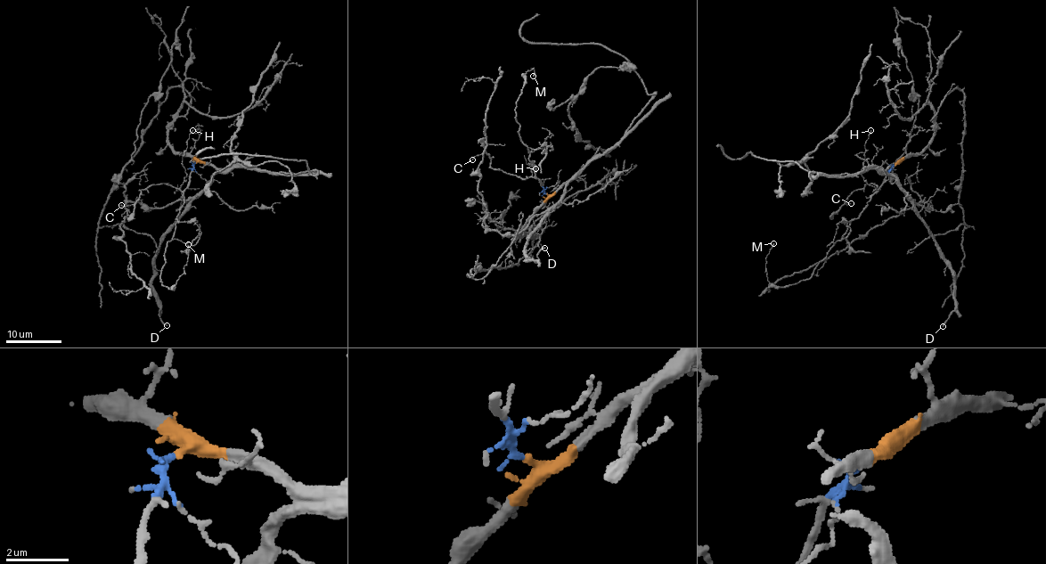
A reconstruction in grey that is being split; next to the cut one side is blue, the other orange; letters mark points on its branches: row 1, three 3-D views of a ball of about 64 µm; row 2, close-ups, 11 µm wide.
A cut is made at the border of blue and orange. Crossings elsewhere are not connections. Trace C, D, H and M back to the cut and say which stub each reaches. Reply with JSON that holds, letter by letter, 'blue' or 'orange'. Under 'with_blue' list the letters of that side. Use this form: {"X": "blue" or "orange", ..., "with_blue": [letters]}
{"C": "blue", "D": "orange", "H": "blue", "M": "blue", "with_blue": ["C", "H", "M"]}

